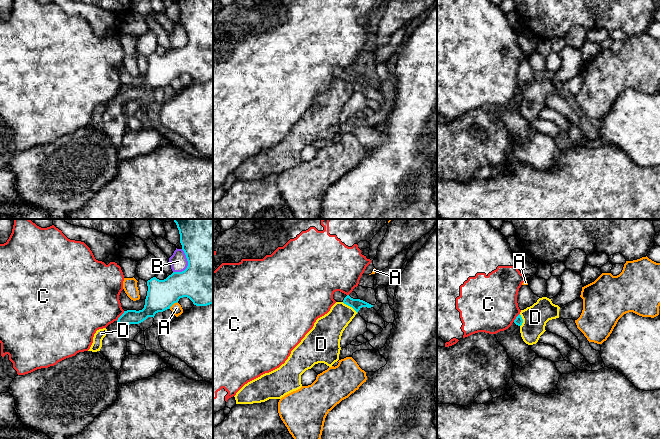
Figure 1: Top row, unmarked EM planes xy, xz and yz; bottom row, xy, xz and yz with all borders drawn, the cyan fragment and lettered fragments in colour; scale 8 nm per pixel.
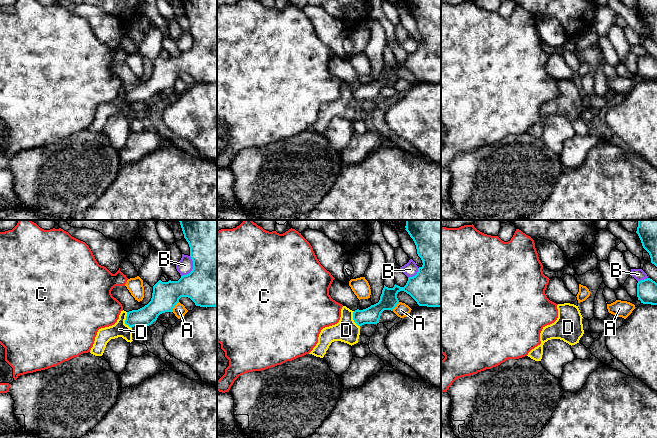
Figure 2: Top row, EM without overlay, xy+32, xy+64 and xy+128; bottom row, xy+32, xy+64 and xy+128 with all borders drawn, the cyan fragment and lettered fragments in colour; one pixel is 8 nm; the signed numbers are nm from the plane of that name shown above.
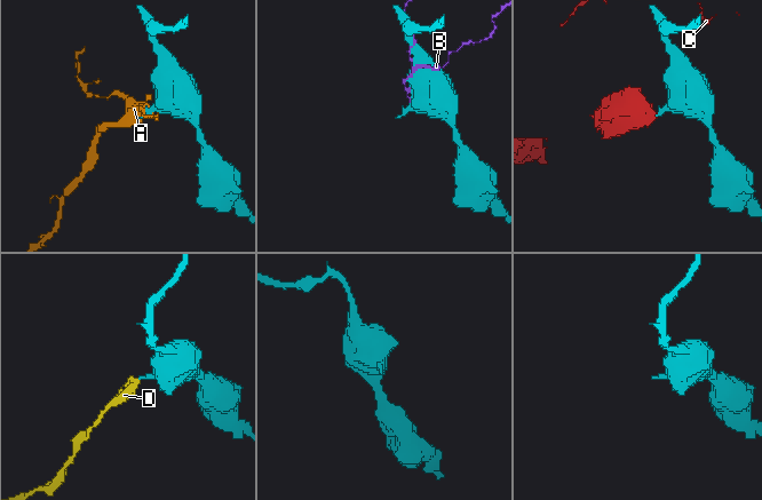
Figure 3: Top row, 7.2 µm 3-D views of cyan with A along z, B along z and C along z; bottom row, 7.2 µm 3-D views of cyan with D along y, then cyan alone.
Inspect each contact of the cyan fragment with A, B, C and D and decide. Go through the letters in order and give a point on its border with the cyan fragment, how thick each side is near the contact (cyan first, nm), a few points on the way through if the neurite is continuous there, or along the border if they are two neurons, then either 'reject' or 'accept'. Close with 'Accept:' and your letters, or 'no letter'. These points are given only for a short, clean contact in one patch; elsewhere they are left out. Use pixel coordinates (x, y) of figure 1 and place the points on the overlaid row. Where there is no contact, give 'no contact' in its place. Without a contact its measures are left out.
A: contact xy (173, 303); calibres 280 and 90 nm; reject
B: contact xy (188, 265); calibres 460 and 140 nm; reject
C: contact xy (120, 316); calibres 110 and 440 nm; reject
D: contact xz (350, 306); calibres 90 and 220 nm; border xz (342, 302), (351, 306), (357, 312); reject
Accept: no letter

